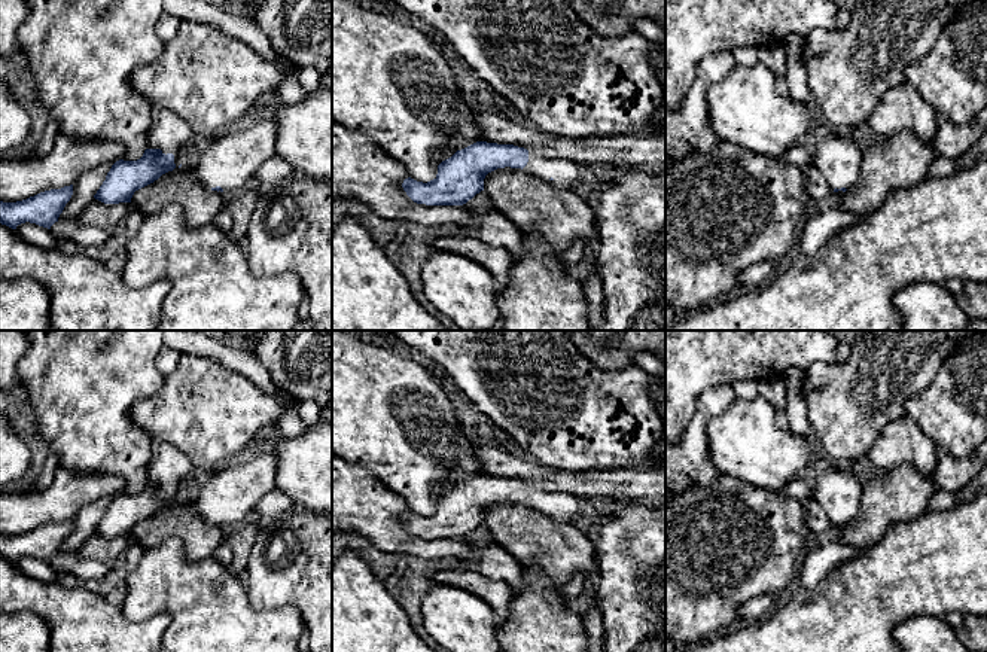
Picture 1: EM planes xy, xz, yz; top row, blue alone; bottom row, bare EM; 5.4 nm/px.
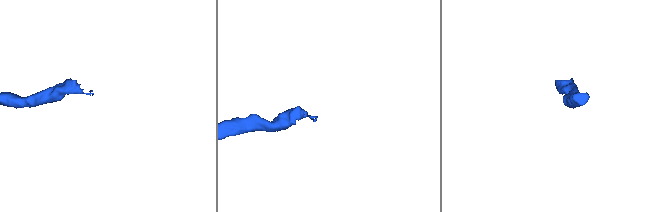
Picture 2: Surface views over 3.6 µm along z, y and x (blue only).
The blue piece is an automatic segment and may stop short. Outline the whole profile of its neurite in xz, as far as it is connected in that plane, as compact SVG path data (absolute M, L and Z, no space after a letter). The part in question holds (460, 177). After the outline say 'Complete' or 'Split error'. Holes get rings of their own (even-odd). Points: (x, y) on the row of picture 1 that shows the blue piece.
M476 141L442 161L433 180L423 183L408 177L403 180L402 188L417 204L463 205L484 191L484 179L488 173L505 167L521 168L561 191L576 191L590 180L582 167L573 161L549 159L514 144Z. Split error

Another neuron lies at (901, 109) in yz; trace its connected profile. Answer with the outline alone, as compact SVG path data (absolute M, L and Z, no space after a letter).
M904 82L883 94L865 124L865 132L869 138L889 138L911 131L930 143L938 125L935 109L911 83Z

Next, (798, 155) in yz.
M796 144L796 146L788 149L780 158L783 161L788 161L788 162L795 164L802 168L804 165L813 162L813 152Z

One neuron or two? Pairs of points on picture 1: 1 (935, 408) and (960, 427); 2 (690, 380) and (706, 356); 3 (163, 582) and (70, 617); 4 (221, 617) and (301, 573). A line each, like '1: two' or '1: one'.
1: one
2: one
3: two
4: two

